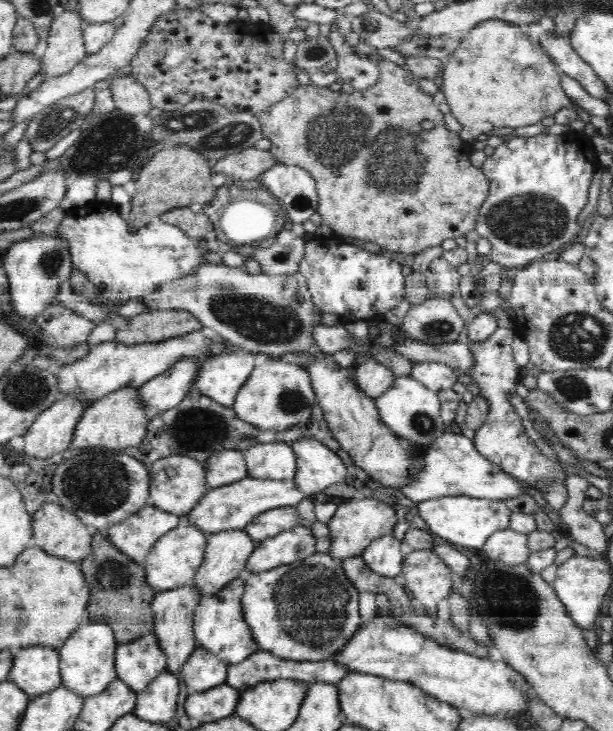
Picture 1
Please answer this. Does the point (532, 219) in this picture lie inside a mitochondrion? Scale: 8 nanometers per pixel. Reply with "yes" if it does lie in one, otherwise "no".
yes

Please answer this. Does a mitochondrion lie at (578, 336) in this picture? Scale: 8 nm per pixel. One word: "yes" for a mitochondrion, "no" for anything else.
yes

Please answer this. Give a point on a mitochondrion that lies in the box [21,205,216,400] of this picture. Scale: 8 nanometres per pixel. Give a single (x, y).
(51, 260)

